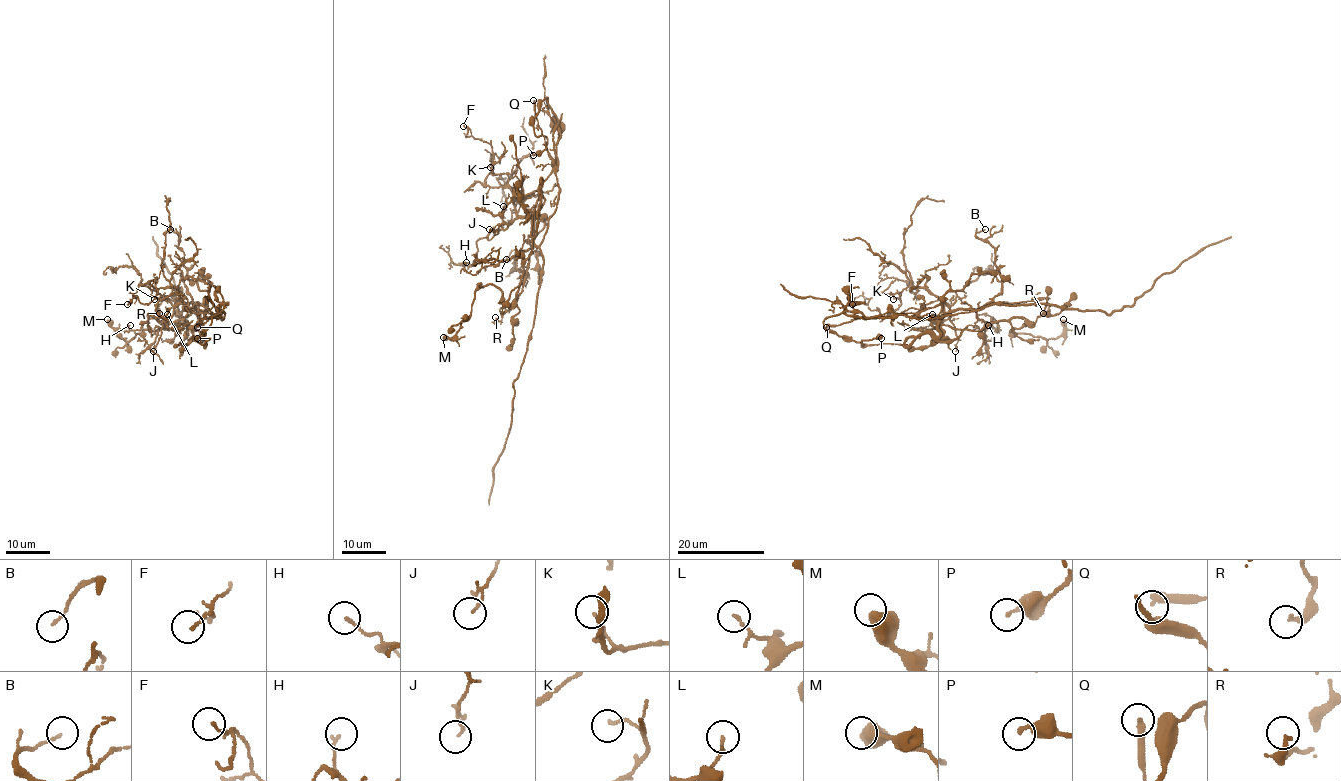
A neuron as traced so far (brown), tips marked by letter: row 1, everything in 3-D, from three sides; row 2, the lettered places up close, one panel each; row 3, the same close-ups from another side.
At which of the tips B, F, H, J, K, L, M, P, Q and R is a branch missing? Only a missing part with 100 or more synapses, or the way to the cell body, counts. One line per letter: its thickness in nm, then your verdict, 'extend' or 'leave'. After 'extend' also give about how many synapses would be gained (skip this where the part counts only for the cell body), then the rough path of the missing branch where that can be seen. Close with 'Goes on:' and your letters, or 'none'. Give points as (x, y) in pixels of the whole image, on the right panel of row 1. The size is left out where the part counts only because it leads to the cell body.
B: 110 nm thick; leave
F: 120 nm thick; leave
H: 150 nm thick; leave
J: 100 nm thick; leave
K: 110 nm thick; leave
L: 120 nm thick; leave
M: 650 nm thick; leave
P: 280 nm thick; leave
Q: 340 nm thick; leave
R: 260 nm thick; leave
Goes on: none

